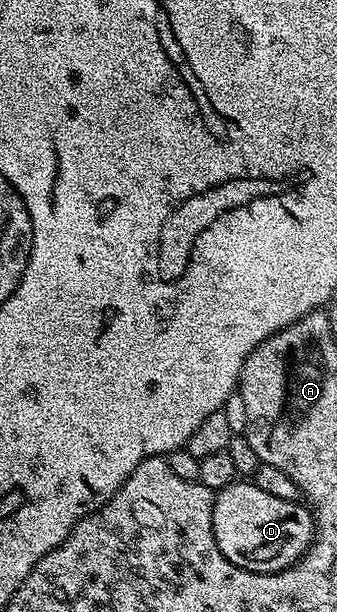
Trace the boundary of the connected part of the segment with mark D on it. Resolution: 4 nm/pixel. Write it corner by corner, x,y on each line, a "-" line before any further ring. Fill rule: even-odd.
235,482
215,495
212,530
220,554
249,572
282,572
292,567
306,555
316,535
311,509
305,503
264,494
252,482

